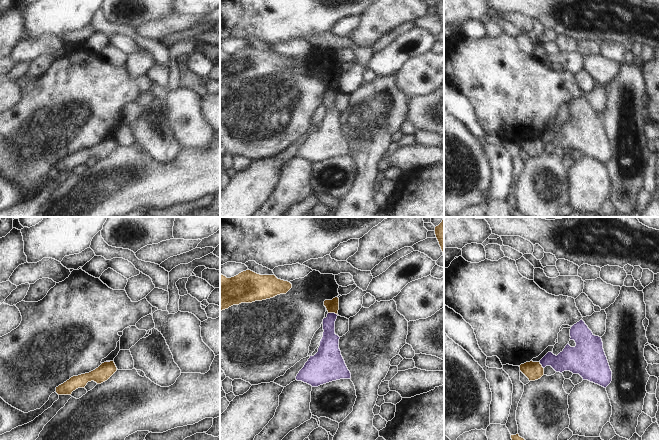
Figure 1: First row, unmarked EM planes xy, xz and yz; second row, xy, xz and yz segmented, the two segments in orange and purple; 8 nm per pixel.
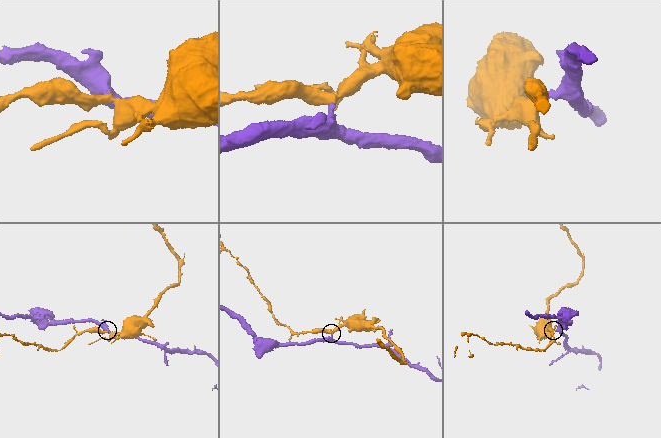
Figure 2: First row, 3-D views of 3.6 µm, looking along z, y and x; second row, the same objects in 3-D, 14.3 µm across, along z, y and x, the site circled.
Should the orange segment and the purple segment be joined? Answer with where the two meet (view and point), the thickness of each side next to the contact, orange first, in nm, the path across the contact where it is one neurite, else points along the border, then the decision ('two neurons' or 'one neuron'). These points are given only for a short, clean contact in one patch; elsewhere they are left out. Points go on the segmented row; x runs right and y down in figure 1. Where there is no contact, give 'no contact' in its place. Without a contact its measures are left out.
xz (333, 312) | 110/140 nm | along xz (328, 312), (334, 312), (337, 315) | two neurons

